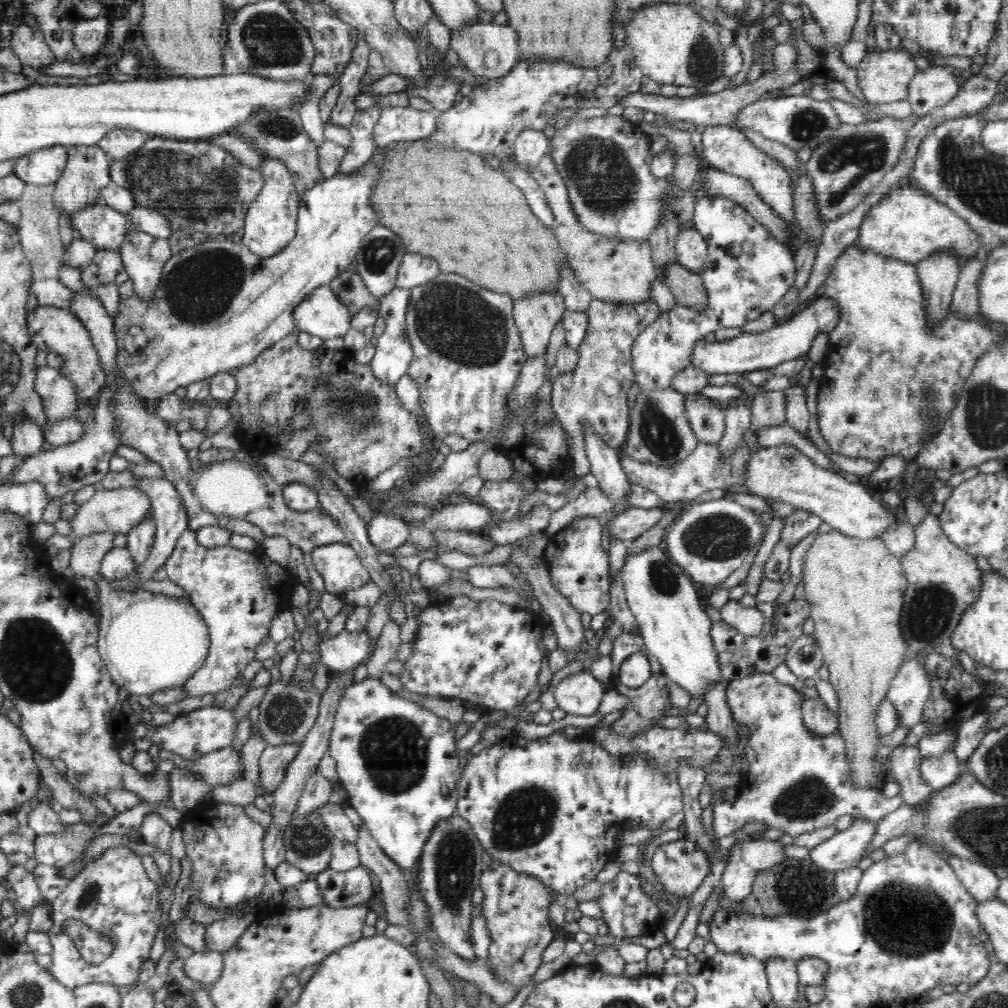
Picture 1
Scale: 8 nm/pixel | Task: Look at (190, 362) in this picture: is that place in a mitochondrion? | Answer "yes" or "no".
no

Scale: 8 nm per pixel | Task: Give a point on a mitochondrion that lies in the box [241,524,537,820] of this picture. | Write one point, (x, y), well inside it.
(394, 750)

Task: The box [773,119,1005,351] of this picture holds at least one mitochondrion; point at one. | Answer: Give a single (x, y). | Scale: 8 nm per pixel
(847, 161)

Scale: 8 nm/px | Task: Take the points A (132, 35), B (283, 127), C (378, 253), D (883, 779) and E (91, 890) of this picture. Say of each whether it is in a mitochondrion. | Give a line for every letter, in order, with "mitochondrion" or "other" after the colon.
A: other
B: mitochondrion
C: mitochondrion
D: other
E: mitochondrion

